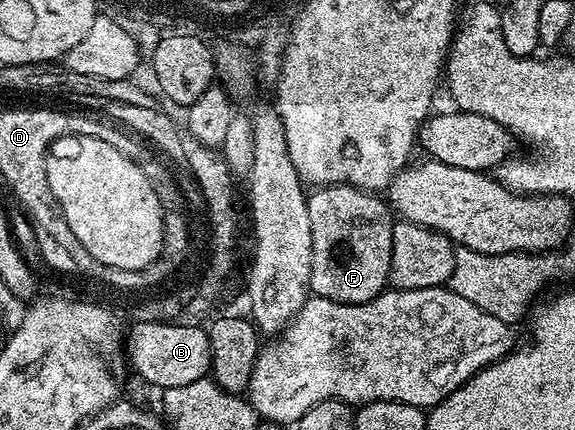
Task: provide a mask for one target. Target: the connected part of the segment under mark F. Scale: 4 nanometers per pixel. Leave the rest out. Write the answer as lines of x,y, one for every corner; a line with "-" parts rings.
326,185
308,194
311,227
311,265
309,289
312,296
348,305
367,303
386,292
391,271
394,214
376,192
357,189
353,185

